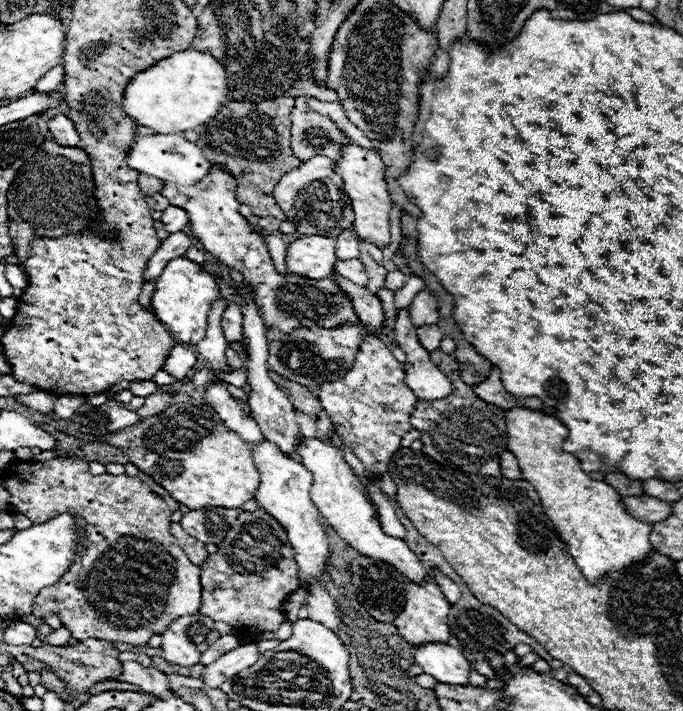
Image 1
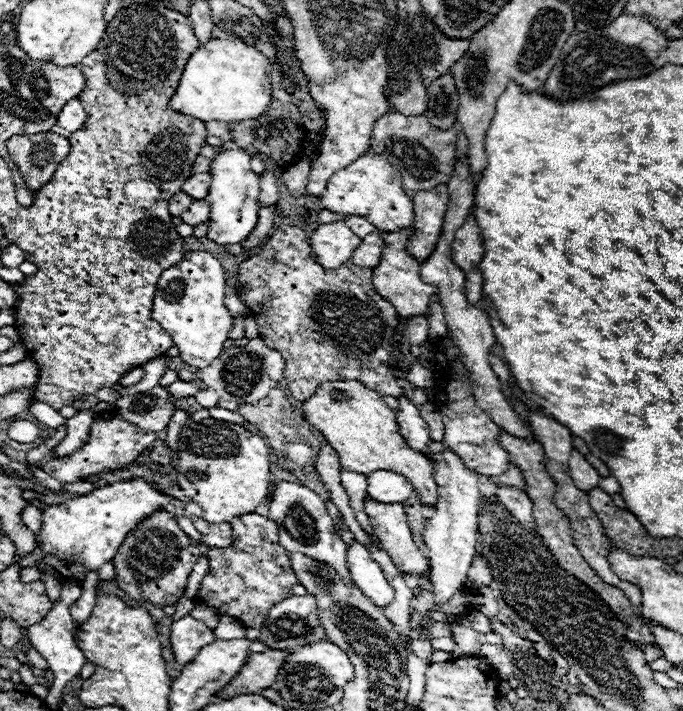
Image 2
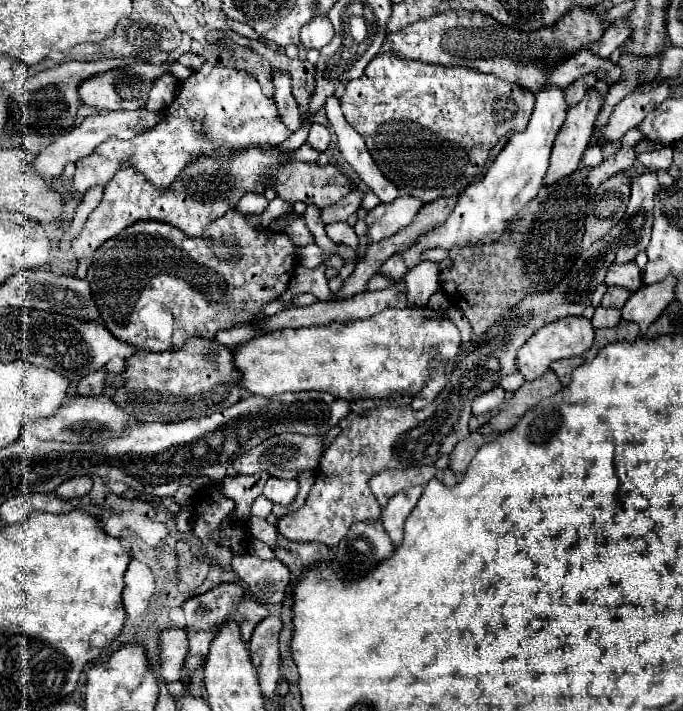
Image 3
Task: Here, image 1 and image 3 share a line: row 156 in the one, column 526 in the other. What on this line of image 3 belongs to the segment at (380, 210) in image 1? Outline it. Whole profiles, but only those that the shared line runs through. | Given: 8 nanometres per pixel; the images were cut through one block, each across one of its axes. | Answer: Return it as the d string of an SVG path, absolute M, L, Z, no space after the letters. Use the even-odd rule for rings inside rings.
M580 316L560 318L556 322L542 326L538 332L534 332L524 342L524 346L518 350L518 356L516 356L516 368L528 382L532 382L532 380L540 378L554 360L580 356L582 352L586 352L592 346L592 342L594 342L594 328L592 328L590 320L580 318Z

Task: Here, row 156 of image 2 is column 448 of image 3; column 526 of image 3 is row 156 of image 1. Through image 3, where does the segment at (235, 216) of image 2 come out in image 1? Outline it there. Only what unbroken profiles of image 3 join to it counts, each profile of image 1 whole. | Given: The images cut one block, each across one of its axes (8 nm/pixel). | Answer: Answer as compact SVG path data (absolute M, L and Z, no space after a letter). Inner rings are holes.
M182 134L136 136L134 146L130 146L130 150L128 150L128 166L142 174L150 174L160 180L168 180L168 182L176 182L176 184L184 184L184 186L196 184L210 170L210 164L202 156L200 148L194 146L192 142L184 140Z

